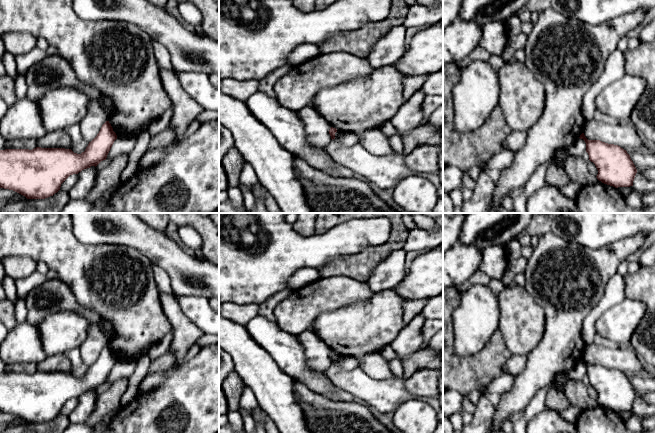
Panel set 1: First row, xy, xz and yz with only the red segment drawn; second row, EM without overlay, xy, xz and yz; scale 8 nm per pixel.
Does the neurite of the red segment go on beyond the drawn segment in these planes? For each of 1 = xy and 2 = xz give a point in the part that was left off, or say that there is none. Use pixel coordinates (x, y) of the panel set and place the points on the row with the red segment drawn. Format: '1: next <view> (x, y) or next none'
1: next none
2: next none

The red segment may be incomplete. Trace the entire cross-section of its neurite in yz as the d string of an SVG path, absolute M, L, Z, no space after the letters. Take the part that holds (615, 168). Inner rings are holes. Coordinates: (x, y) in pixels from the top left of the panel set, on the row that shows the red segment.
M584 133L579 138L586 143L586 152L598 170L599 181L615 188L633 186L637 169L626 150L600 140L588 140Z

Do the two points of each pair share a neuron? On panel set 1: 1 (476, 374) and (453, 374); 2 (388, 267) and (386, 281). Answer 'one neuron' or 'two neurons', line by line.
1: one neuron
2: one neuron

